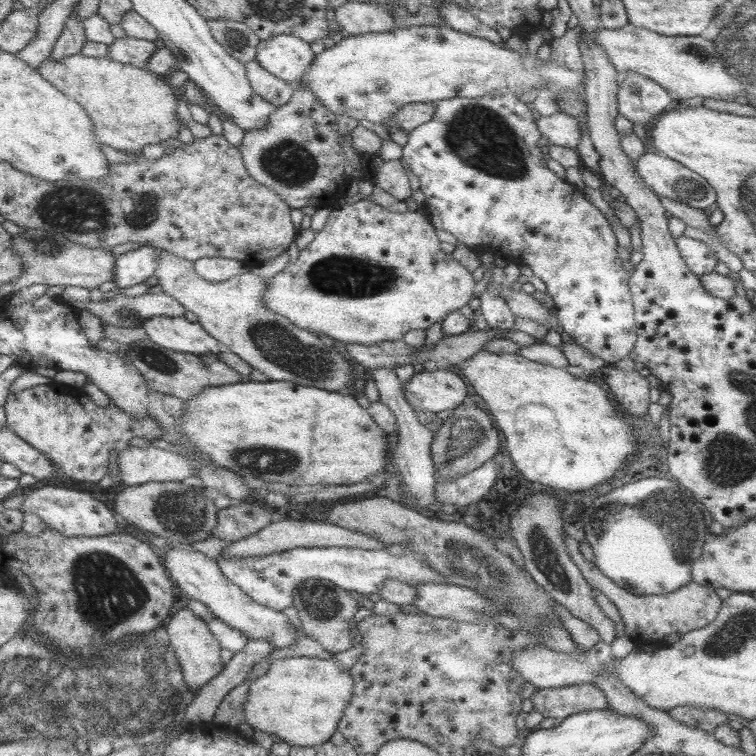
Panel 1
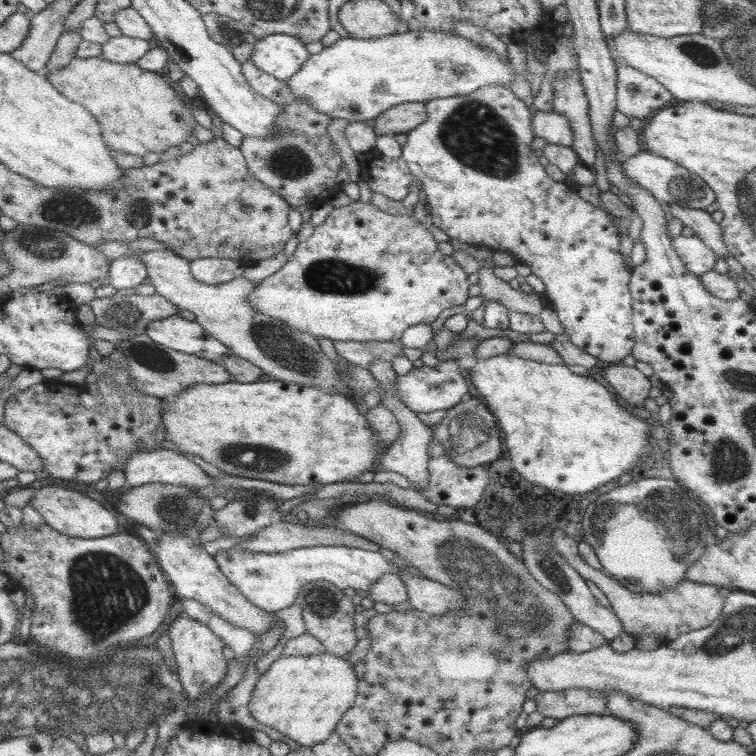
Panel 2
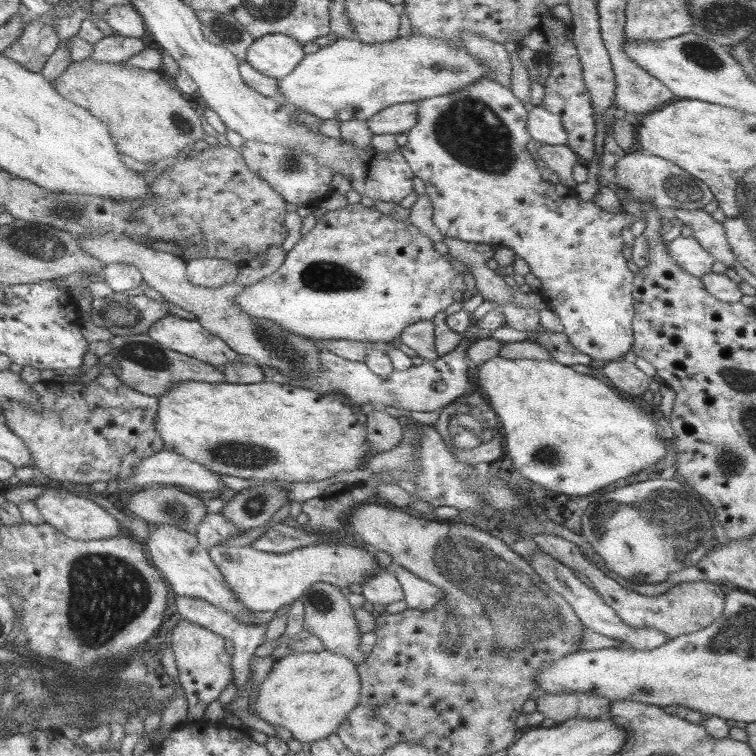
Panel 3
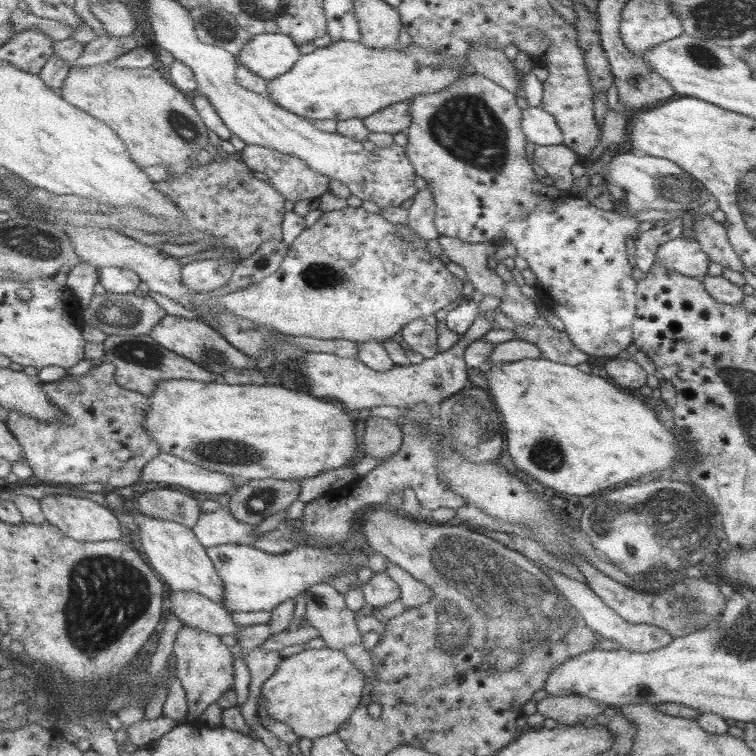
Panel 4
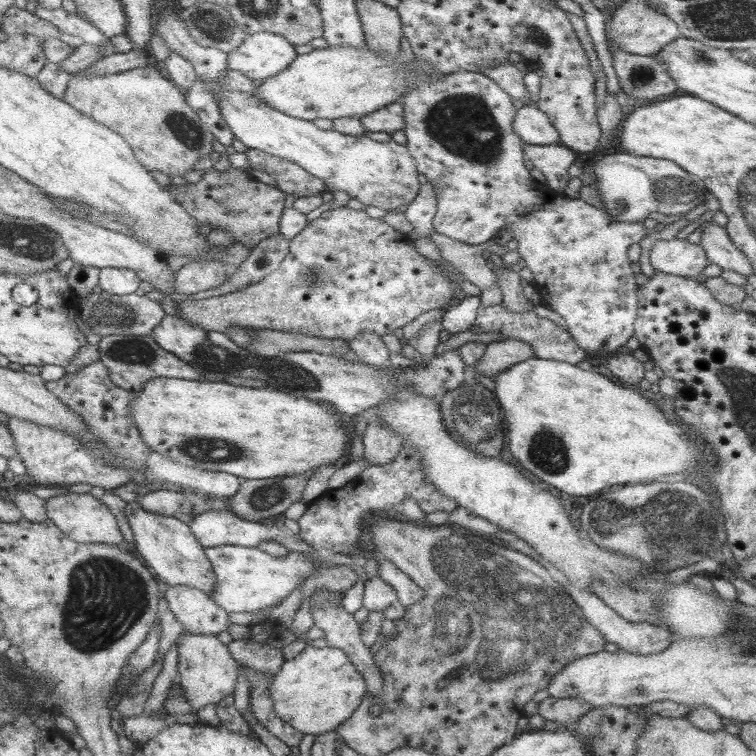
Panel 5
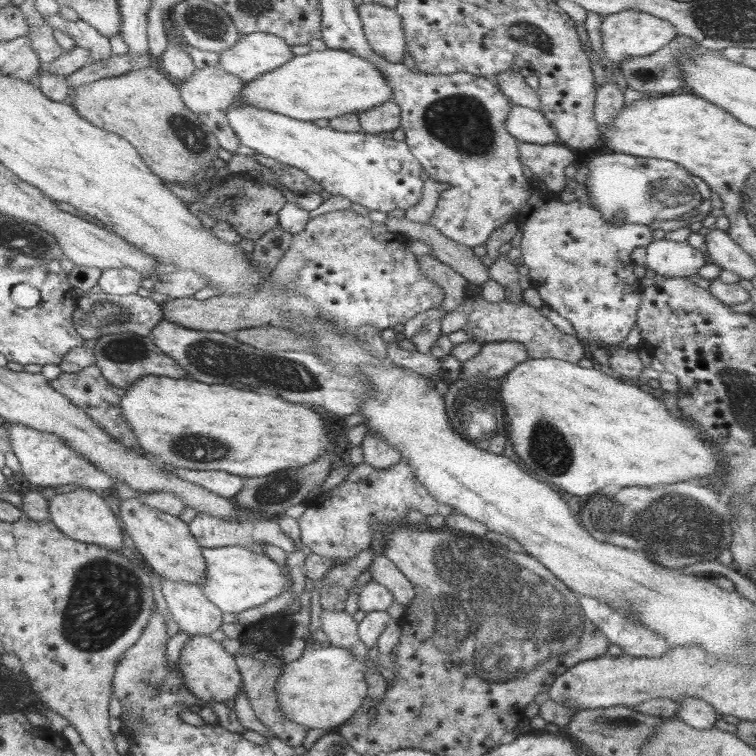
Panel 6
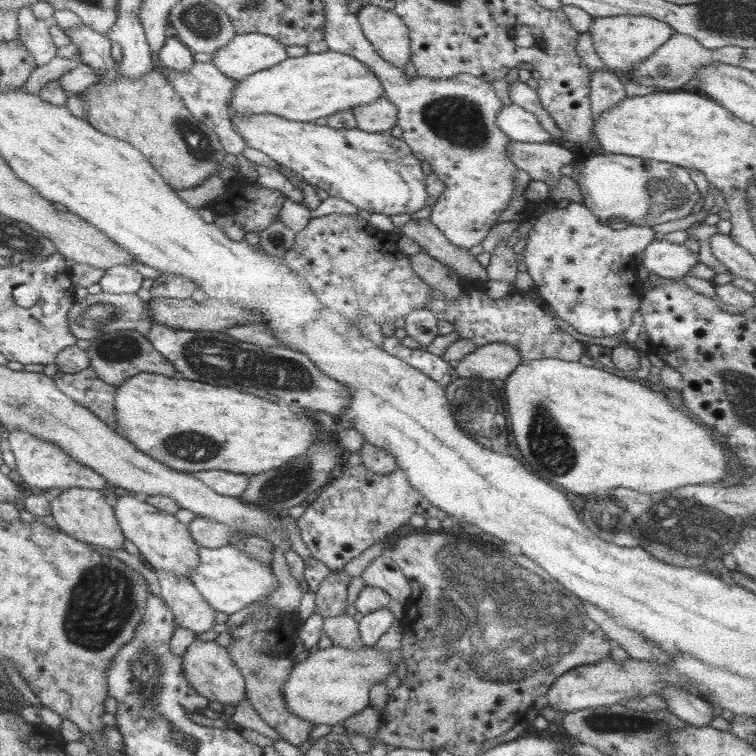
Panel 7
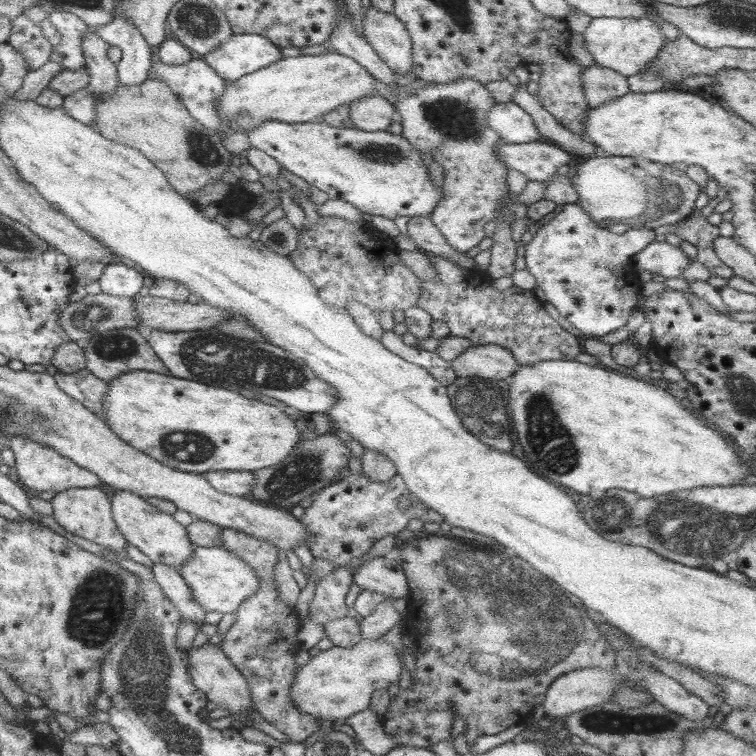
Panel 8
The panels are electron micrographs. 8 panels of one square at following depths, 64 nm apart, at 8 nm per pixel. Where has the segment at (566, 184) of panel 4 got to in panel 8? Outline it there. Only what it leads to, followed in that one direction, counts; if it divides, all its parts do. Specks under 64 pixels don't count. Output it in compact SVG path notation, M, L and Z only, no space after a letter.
M545 141L497 144L495 153L508 169L518 170L528 181L550 182L559 166L571 164L571 154Z

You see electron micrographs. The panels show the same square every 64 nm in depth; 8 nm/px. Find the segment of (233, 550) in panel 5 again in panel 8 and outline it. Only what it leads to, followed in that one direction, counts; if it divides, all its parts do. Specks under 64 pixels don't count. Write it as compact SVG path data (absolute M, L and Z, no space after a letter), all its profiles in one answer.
M194 547L192 558L187 564L178 568L178 572L192 589L197 603L200 603L206 612L234 613L244 600L259 589L257 572L237 557L237 554L222 547Z

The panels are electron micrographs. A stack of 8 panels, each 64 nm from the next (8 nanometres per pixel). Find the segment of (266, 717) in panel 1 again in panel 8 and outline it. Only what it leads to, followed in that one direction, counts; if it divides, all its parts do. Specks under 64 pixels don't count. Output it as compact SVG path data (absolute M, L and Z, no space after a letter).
M363 638L354 646L336 646L320 651L296 670L289 695L304 713L321 721L343 720L369 708L374 691L398 684L402 664L394 646L381 638Z

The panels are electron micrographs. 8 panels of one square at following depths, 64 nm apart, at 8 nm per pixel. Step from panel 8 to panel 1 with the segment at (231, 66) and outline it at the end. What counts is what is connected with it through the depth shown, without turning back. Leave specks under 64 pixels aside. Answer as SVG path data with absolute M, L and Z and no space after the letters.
M276 34L259 41L255 60L270 74L294 85L306 74L314 56L309 41L293 34Z

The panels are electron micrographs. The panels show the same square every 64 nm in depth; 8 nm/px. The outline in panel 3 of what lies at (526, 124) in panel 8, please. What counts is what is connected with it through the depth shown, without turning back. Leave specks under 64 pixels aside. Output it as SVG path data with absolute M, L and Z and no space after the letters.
M538 105L527 113L527 129L529 135L542 144L566 145L568 142L566 129L559 116Z

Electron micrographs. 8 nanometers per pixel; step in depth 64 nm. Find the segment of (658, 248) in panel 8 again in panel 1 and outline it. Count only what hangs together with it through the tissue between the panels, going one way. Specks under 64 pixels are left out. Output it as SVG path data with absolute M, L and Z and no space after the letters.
M683 234L675 238L675 241L680 256L694 274L700 276L714 270L716 262L719 260L716 258L715 252L712 252L707 244L688 238Z

